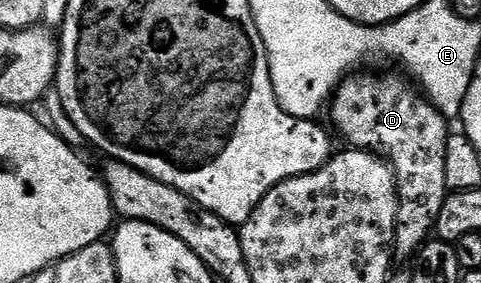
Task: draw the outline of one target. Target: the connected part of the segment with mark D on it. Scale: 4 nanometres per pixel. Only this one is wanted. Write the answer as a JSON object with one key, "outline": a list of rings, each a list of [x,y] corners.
{"outline":[[[360,75],[345,76],[332,93],[331,127],[336,127],[353,149],[371,152],[392,167],[398,200],[394,252],[397,257],[412,258],[433,235],[436,215],[450,191],[446,186],[449,121],[403,75]]]}

